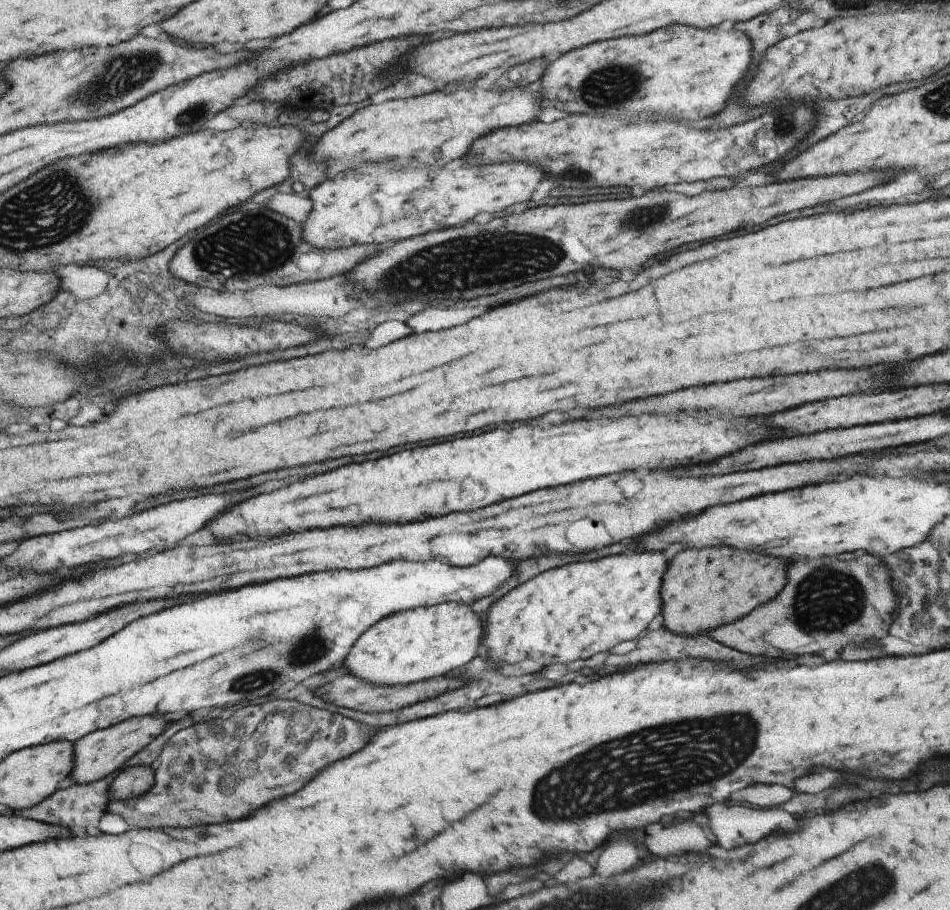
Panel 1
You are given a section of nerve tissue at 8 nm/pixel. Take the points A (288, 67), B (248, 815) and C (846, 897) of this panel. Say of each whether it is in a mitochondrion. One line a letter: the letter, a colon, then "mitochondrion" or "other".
A: other
B: other
C: mitochondrion

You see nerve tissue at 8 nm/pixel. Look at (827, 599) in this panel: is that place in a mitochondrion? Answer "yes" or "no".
yes

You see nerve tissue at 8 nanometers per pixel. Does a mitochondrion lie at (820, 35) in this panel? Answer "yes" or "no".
no

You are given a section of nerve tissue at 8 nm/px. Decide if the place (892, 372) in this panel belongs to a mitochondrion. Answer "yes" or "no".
no

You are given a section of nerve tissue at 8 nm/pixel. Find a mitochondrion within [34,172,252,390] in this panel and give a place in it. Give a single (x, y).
(110, 355)

